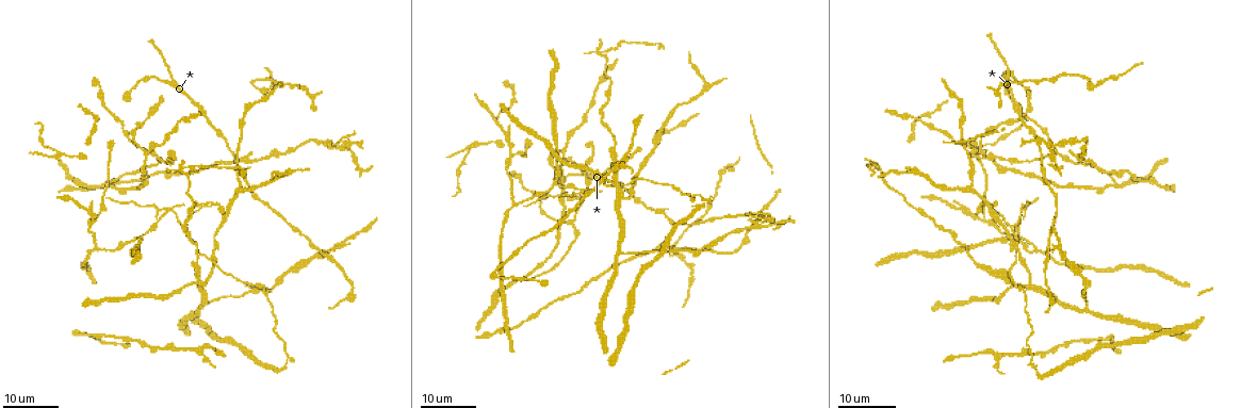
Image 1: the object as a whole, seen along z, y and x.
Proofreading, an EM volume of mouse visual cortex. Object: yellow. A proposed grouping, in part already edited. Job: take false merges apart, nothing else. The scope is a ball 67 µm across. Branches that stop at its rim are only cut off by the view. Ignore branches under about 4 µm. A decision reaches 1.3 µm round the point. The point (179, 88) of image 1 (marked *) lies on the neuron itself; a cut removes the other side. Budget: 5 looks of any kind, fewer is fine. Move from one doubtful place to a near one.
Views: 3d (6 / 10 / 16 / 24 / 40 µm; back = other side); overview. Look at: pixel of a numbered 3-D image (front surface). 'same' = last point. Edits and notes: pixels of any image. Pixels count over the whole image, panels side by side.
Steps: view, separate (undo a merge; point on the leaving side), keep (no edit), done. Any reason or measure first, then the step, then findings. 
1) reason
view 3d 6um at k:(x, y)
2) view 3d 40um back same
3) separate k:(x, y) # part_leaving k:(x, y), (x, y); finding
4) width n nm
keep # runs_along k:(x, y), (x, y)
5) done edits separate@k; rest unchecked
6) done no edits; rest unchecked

looks like a crossing
view 3d 16um at 1:(1009, 75)

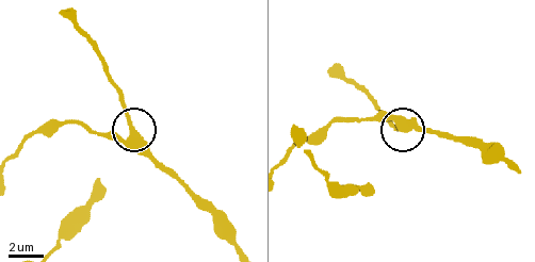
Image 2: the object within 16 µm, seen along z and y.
closer look
view 3d 6um at 2:(131, 132)

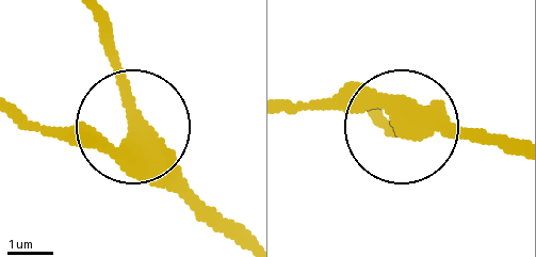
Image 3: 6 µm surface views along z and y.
keep # runs_along 3:(189, 190), (135, 125), (109, 14); one neuron here

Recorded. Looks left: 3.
three-way junction
view 3d 16um at 1:(1010, 227)

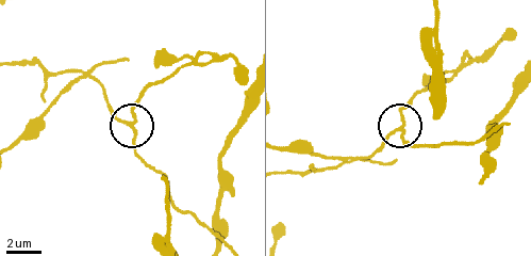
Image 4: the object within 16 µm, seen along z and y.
closer look
view 3d 6um at 4:(400, 130)

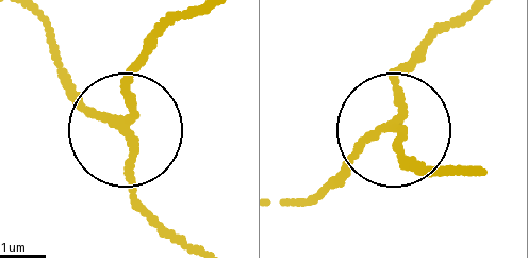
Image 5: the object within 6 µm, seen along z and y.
view 3d 6um back at 5:(387, 128)

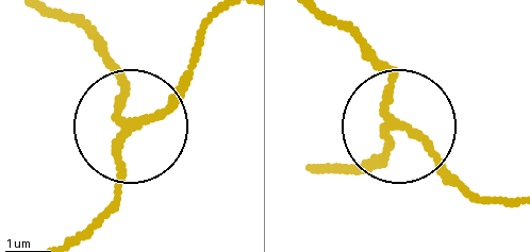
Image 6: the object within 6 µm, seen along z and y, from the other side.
width 170 nm
keep # one neuron here

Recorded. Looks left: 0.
done no edits; rest unchecked

